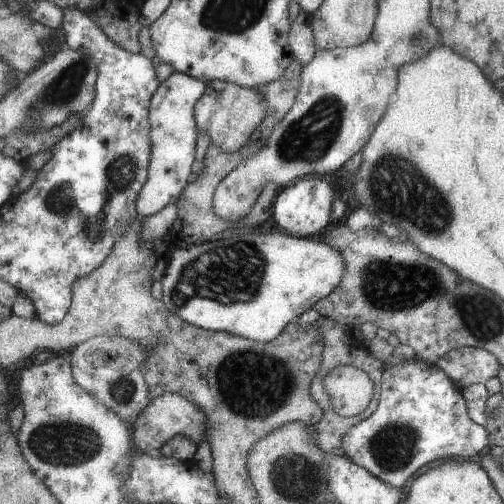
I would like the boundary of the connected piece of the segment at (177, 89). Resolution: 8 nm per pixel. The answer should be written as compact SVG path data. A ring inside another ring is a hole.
M181 72L169 74L149 102L149 172L138 195L137 216L151 216L171 205L185 189L194 165L197 124L194 122L194 104L206 92L206 83Z

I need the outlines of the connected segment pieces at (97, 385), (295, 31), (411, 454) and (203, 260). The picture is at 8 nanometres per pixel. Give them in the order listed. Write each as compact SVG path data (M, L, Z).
M95 336L71 352L74 382L87 390L88 394L94 395L99 402L103 402L103 406L119 414L119 418L123 418L127 425L131 425L150 405L150 387L143 378L143 362L147 359L147 350L143 350L143 346L127 338Z
M300 10L291 22L289 43L292 58L295 58L301 67L313 58L315 50L313 32L309 26L308 14L303 10Z
M425 361L398 362L382 371L378 409L355 424L339 438L339 448L343 457L357 466L365 468L379 482L387 486L401 488L405 480L423 464L439 458L476 459L491 444L490 432L470 419L461 390L435 364Z
M281 232L233 234L227 240L217 240L217 242L210 240L199 245L189 246L189 248L177 248L173 250L173 253L167 255L165 264L164 274L160 278L163 292L160 302L169 312L192 326L212 332L227 332L227 334L233 334L233 336L239 336L239 338L245 338L251 340L251 342L270 342L273 338L278 337L287 325L292 321L295 322L302 313L306 313L311 306L315 305L315 302L322 301L324 297L327 297L327 294L330 294L331 290L334 290L335 286L338 286L338 283L342 281L343 274L346 271L345 260L339 255L339 252L335 251L333 247L327 246L319 237L316 239L298 238L294 235L288 235L286 232L282 234Z

